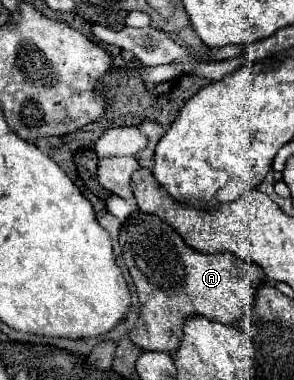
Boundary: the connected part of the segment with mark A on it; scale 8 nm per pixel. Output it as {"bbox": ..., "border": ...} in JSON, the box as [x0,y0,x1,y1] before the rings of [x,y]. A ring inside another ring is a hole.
{"bbox":[120,212,264,354],"border":[[[138,212],[136,216],[128,218],[126,226],[120,232],[120,246],[140,298],[140,320],[138,326],[130,330],[130,338],[144,352],[174,354],[182,342],[184,322],[190,316],[204,316],[220,324],[240,322],[254,308],[258,284],[264,280],[264,272],[256,264],[240,260],[232,254],[200,254],[192,250],[166,222],[162,222],[158,216],[144,212]]]}

